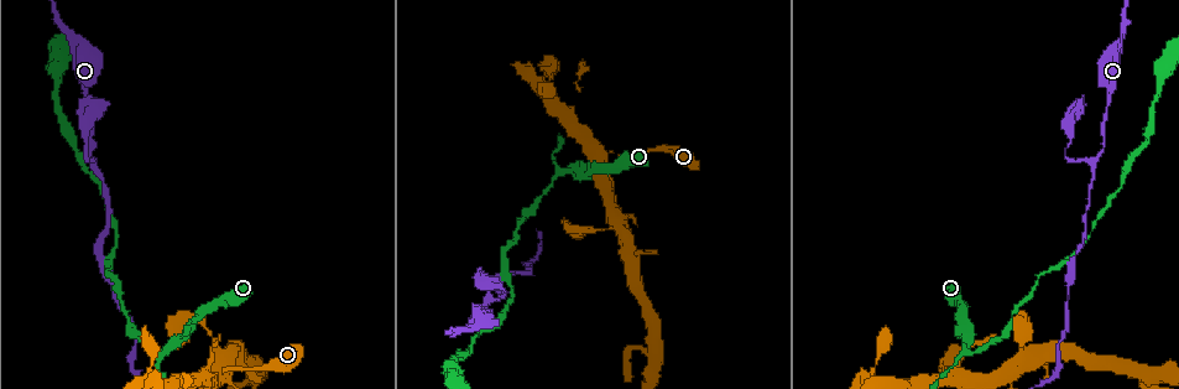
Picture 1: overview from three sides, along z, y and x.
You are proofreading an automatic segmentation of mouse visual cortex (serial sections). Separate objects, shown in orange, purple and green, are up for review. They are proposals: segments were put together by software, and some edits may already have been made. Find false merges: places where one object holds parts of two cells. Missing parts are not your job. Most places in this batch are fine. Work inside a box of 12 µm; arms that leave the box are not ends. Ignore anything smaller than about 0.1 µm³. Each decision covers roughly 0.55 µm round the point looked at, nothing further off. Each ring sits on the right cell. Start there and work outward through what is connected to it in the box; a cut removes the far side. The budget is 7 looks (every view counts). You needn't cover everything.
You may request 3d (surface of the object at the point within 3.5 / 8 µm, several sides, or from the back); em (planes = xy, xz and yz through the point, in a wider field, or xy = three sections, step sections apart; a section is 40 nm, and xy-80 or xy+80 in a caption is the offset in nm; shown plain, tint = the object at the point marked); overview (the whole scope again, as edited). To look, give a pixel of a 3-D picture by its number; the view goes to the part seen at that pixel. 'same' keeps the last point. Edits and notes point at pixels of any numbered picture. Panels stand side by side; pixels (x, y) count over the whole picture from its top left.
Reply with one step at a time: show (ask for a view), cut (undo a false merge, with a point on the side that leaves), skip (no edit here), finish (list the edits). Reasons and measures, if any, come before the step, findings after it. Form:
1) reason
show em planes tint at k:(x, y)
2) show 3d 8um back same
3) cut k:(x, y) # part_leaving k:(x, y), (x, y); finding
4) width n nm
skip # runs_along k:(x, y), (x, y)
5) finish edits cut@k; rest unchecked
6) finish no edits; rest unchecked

sudden change in width
show em xy step 1 tint at 1:(75, 37)

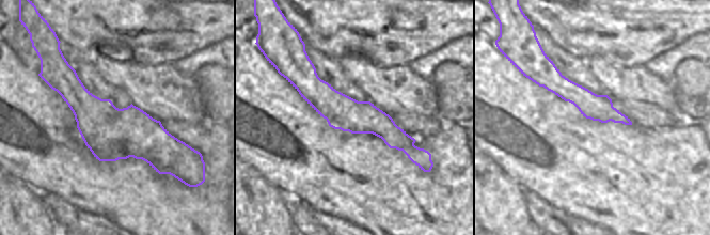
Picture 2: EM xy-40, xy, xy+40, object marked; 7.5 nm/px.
wider look
show 3d 3.5um same

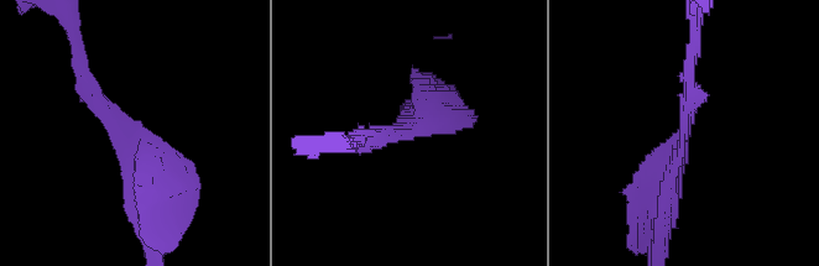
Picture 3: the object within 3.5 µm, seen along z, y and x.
width 260 nm
skip # runs_along 3:(152, 212), (145, 144), (77, 64); continuous, no second cell

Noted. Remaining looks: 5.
three-way junction
show 3d 3.5um at 1:(484, 298)

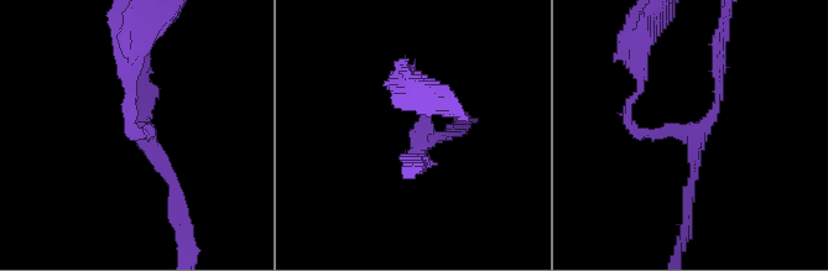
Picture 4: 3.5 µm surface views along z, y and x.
arms 3; arm_widths 150, 150, 150 nm
show em xy step 3 tint at 4:(697, 135)

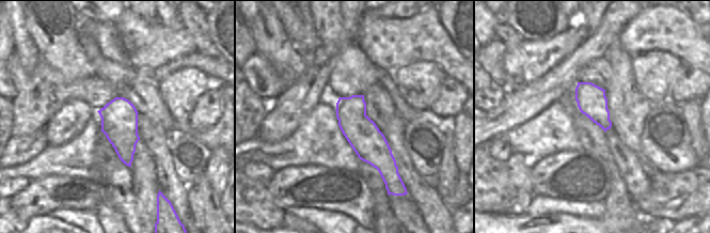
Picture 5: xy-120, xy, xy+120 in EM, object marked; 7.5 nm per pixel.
skip # runs_along 4:(138, 61), (142, 137), (176, 206); one cell here

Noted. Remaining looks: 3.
three-way junction
show 3d 8um at 1:(559, 171)

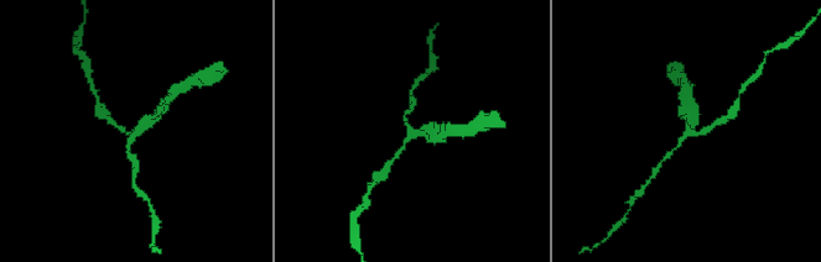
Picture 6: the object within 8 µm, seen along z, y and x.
show 3d 3.5um at 6:(412, 134)

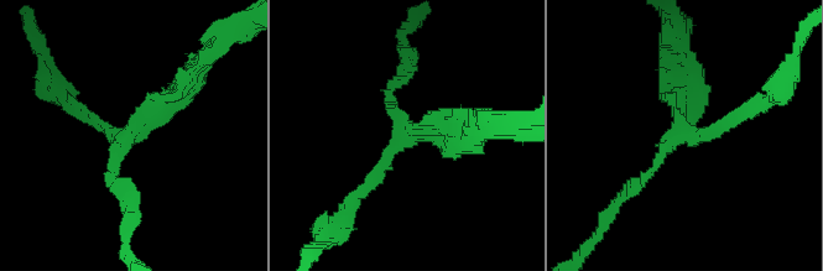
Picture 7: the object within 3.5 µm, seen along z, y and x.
arms 3; arm_widths 150, 150, 200 nm
show em xy step 5 tint at 7:(407, 132)

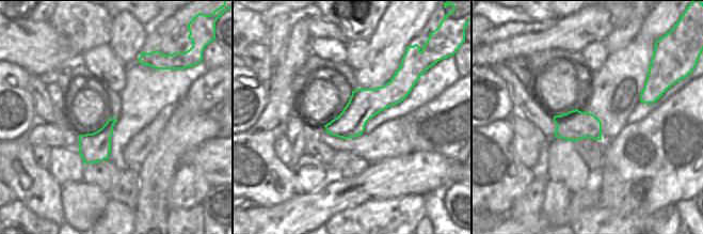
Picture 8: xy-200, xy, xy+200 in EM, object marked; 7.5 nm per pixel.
skip # all the same cell

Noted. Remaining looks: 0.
finish no edits; rest unchecked

